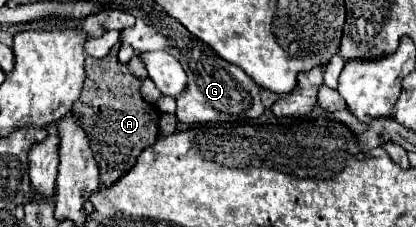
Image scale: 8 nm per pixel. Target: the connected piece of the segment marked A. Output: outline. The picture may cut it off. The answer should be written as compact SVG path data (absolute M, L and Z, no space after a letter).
M114 46L104 58L86 58L84 88L72 108L72 114L80 116L82 128L90 138L90 148L100 166L104 188L110 188L120 180L136 164L138 154L156 142L160 120L160 110L142 100L140 80L128 72L126 64L118 62L118 48L120 46Z

